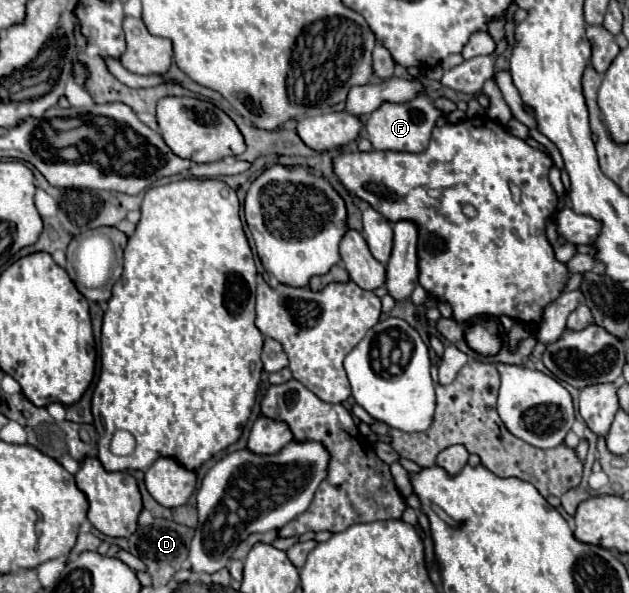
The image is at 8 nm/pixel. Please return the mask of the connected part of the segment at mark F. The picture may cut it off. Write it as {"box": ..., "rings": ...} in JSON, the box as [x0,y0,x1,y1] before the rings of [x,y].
{"box":[365,95,441,153],"rings":[[[419,95],[417,99],[401,105],[383,103],[377,111],[371,113],[365,129],[367,139],[371,141],[375,151],[407,151],[407,153],[421,153],[429,143],[429,135],[435,127],[435,119],[441,113],[429,103],[427,95]]]}

